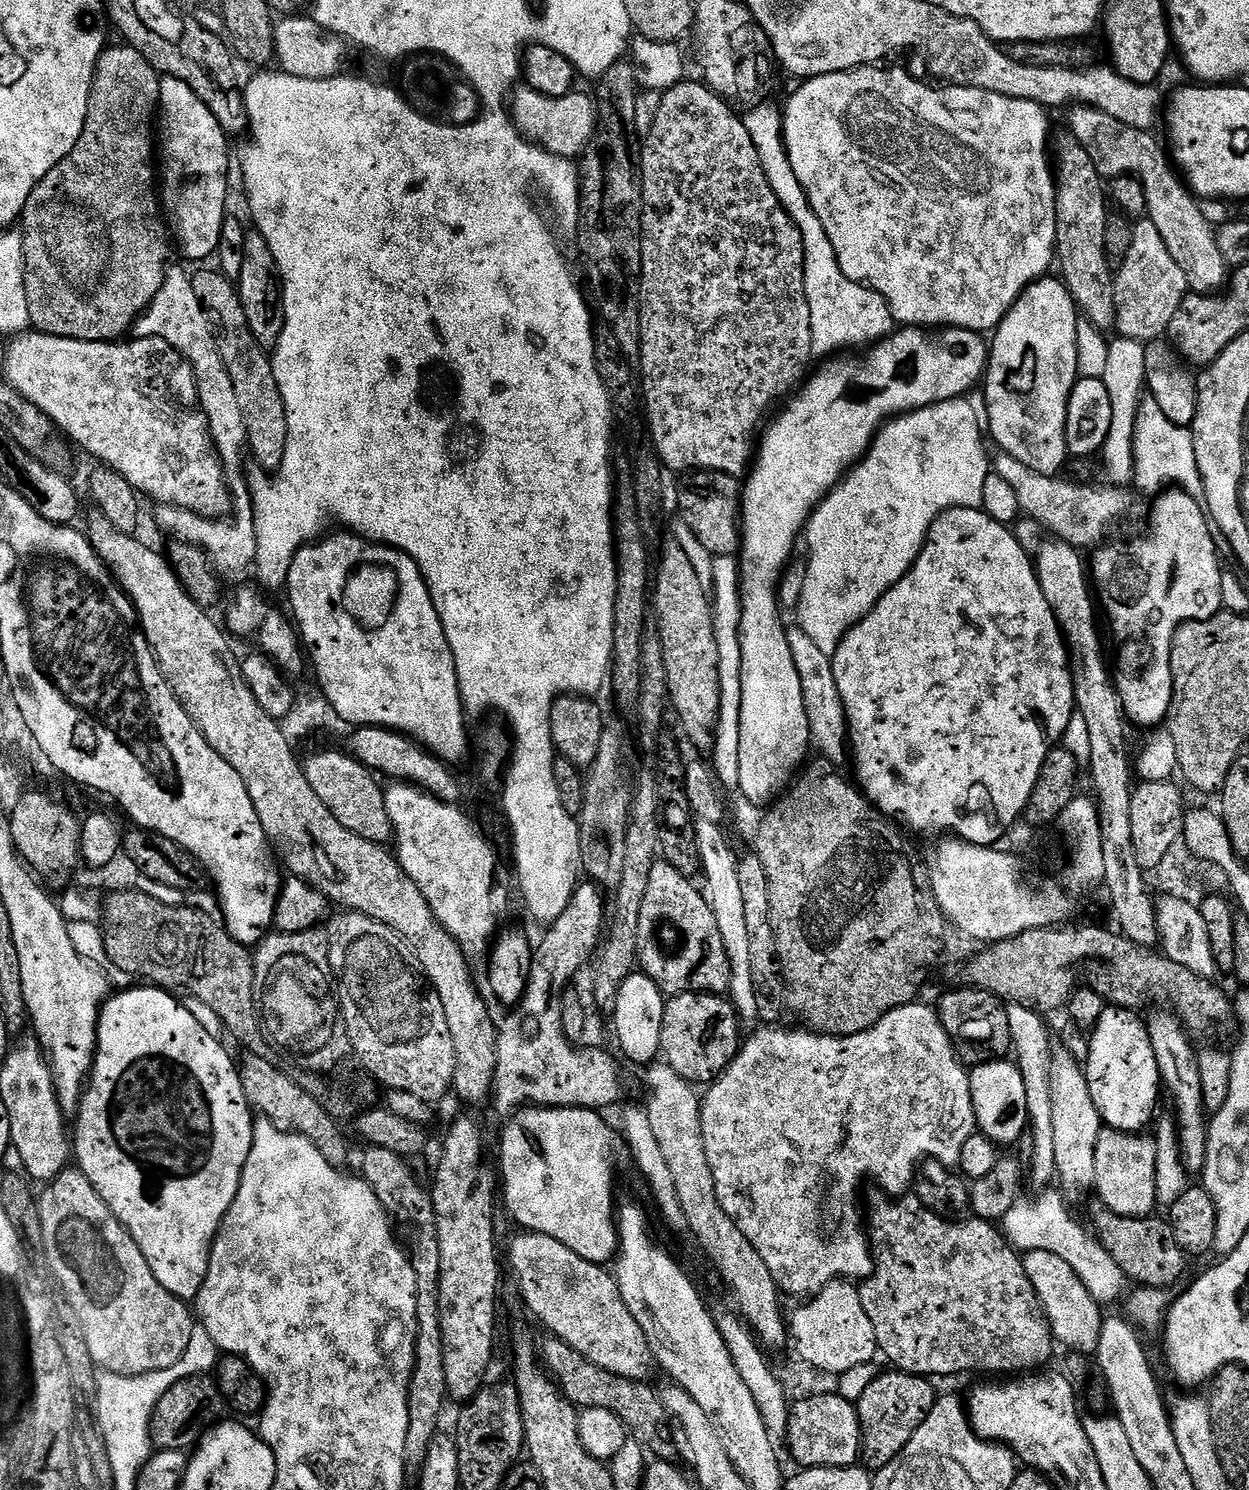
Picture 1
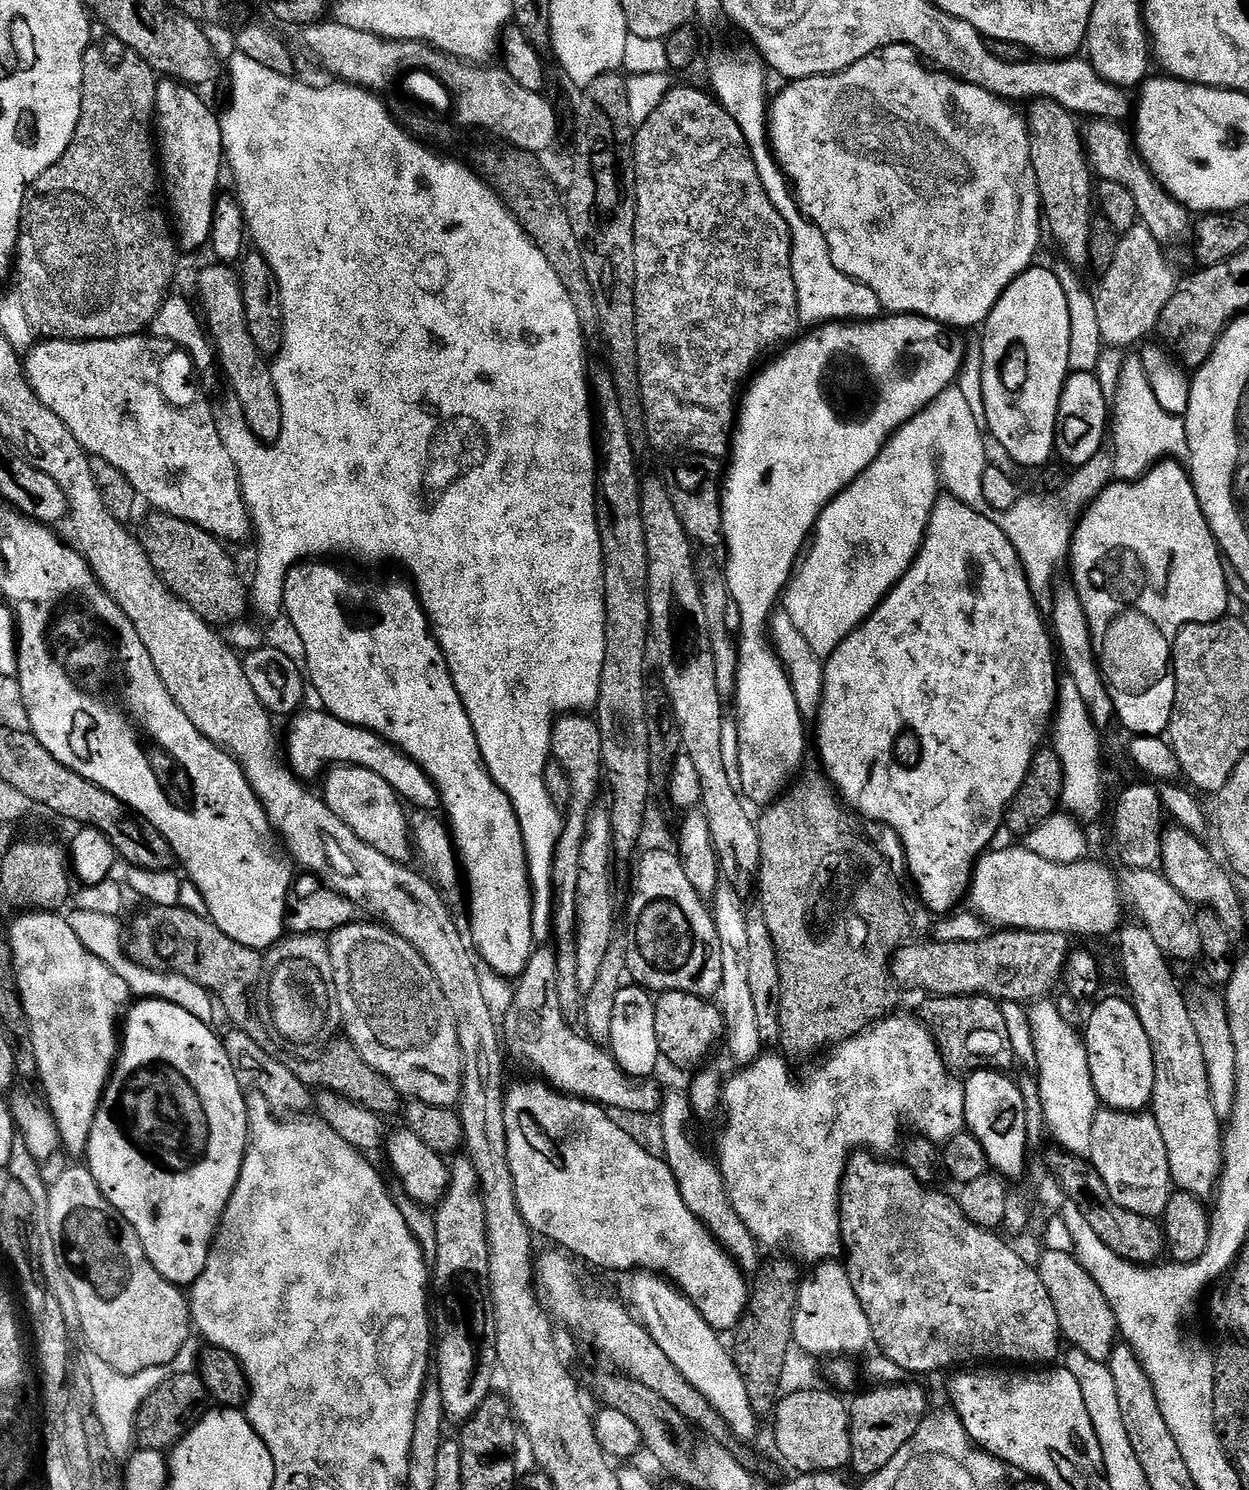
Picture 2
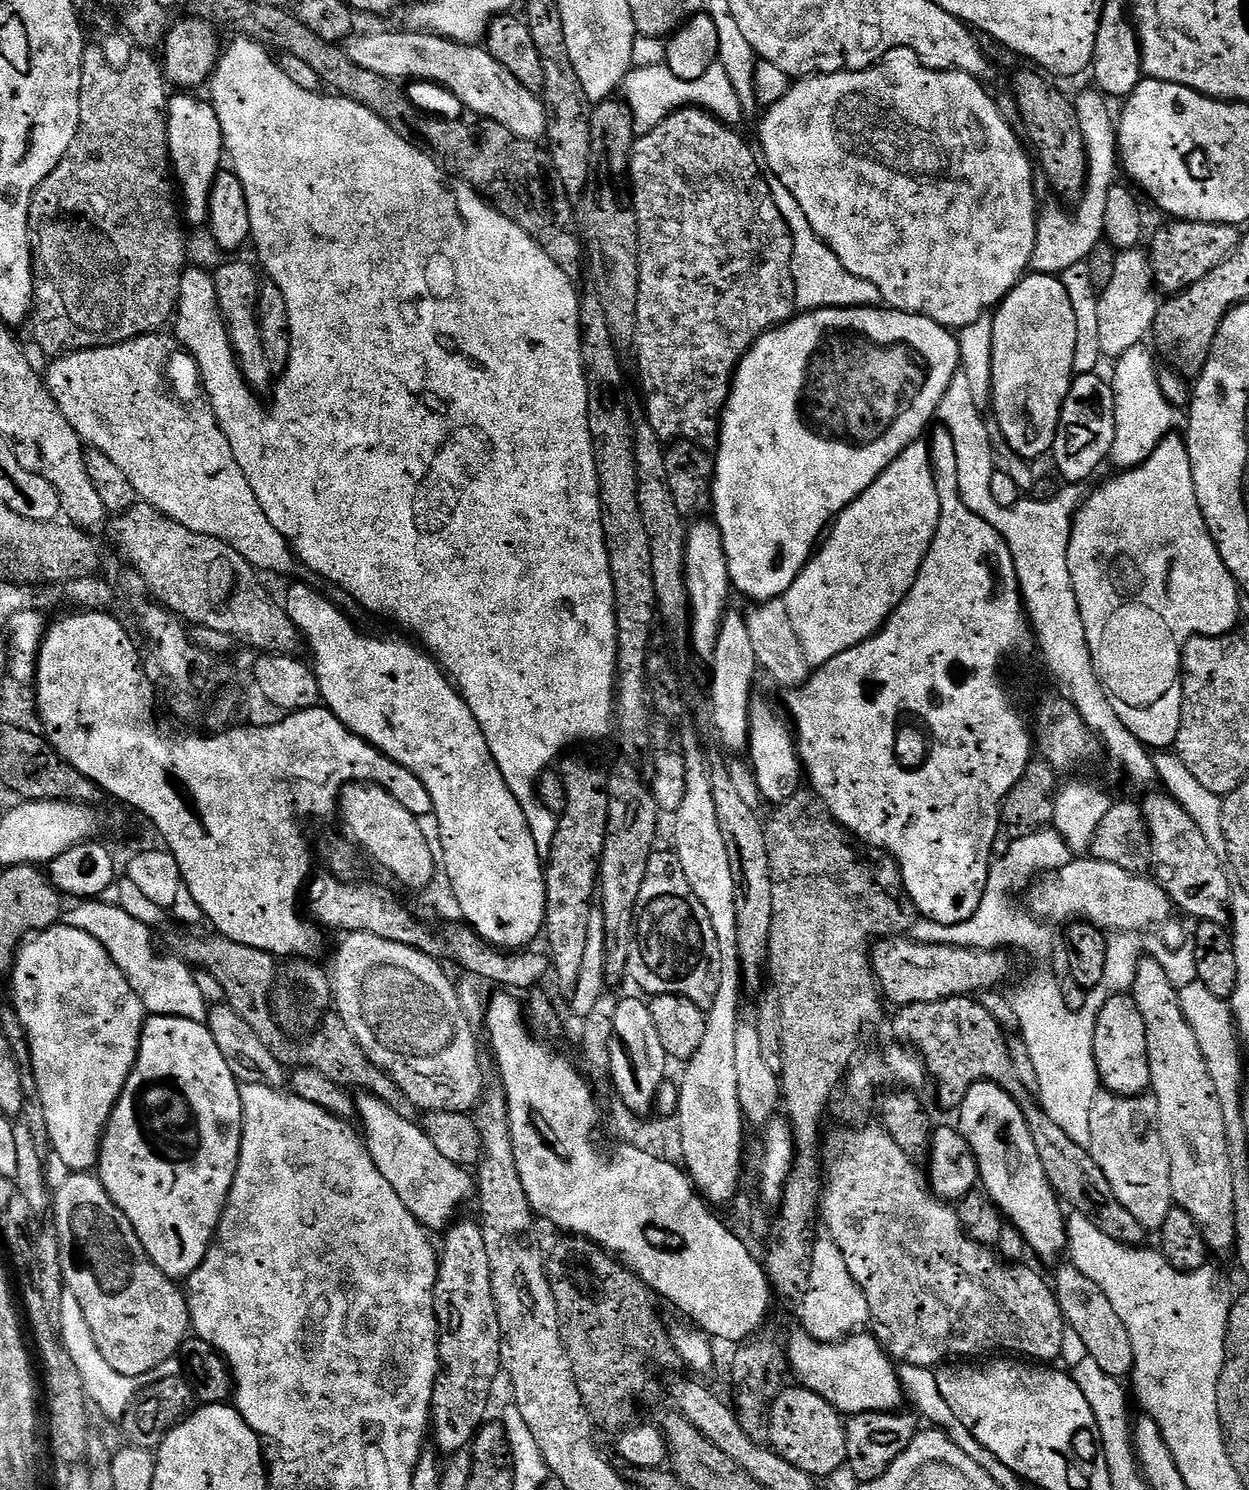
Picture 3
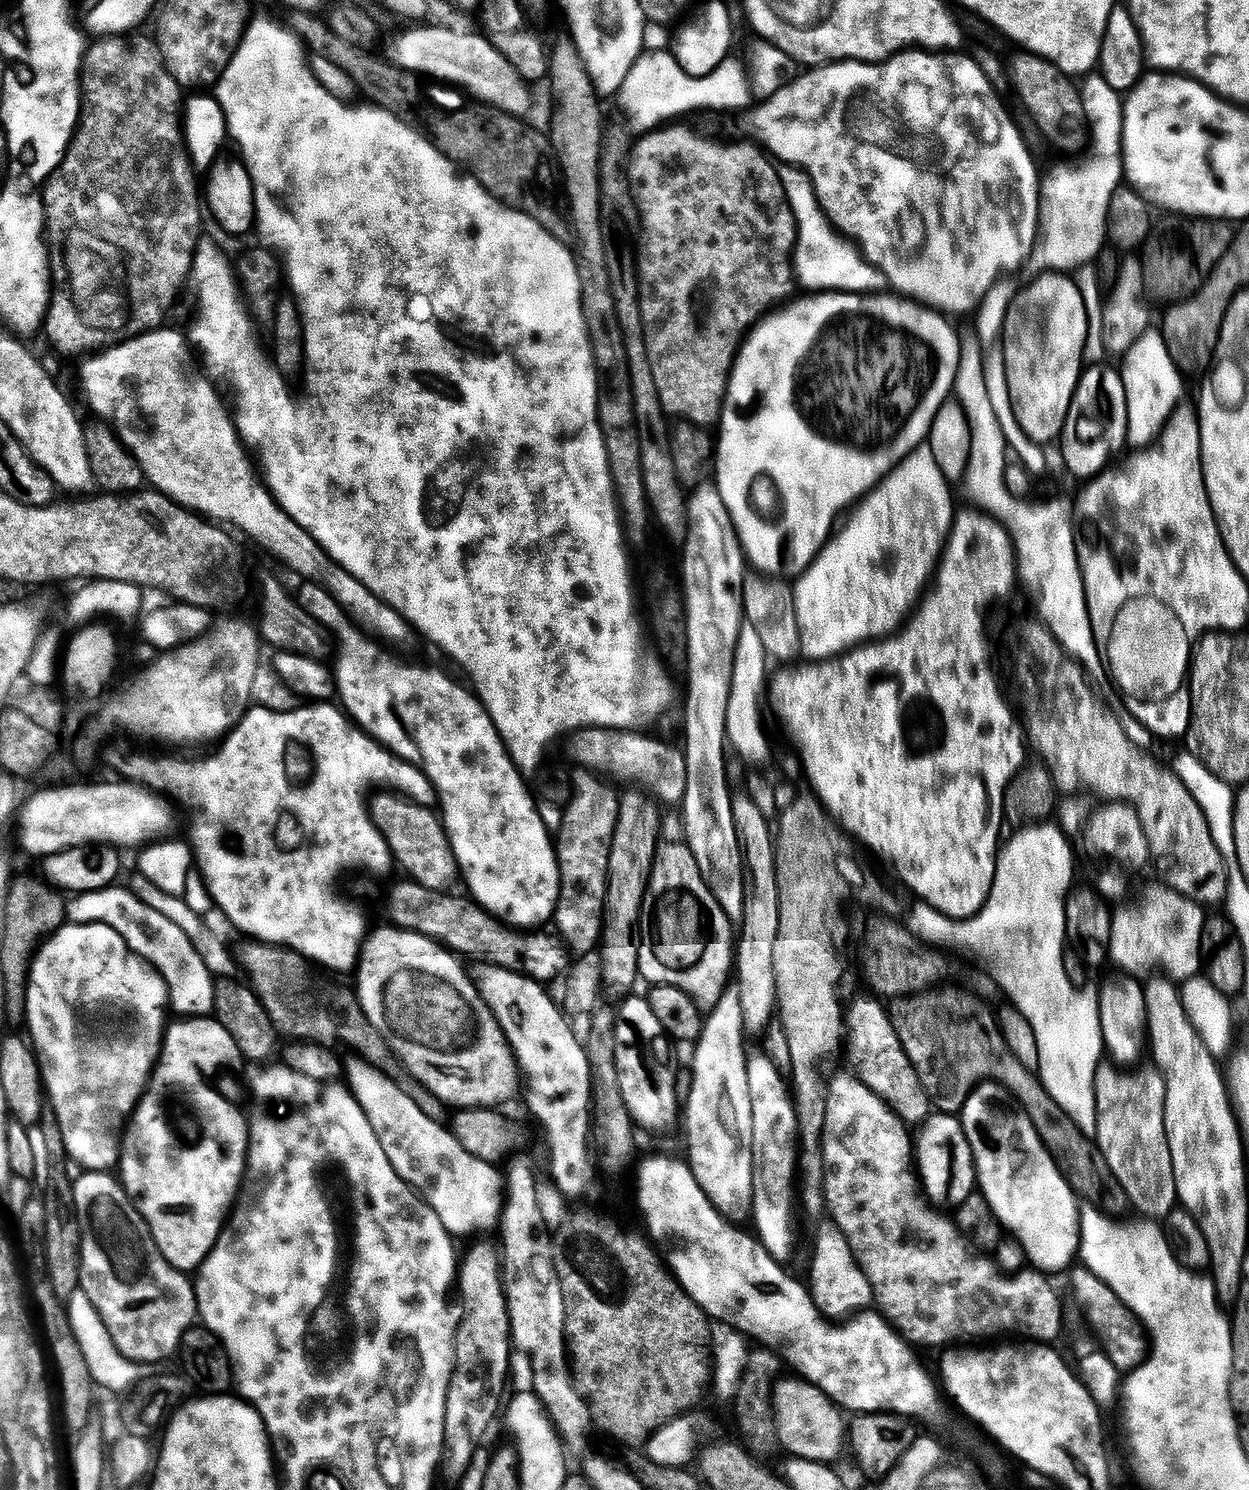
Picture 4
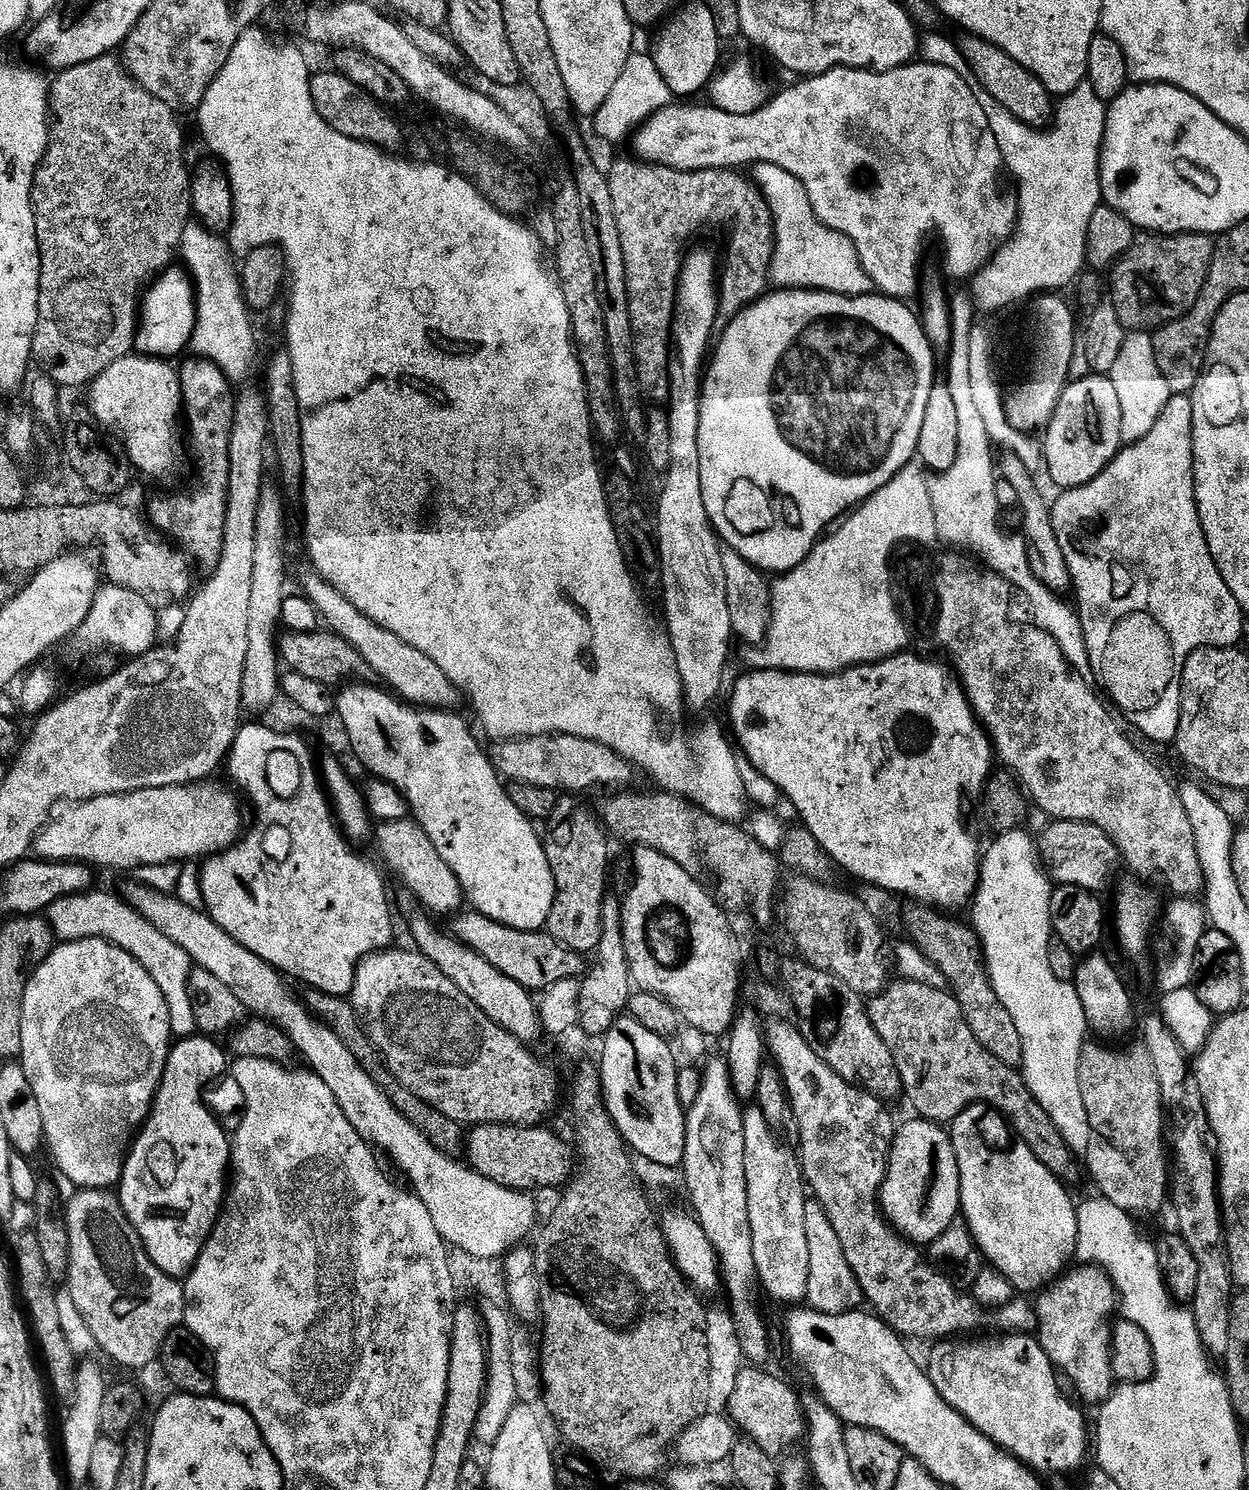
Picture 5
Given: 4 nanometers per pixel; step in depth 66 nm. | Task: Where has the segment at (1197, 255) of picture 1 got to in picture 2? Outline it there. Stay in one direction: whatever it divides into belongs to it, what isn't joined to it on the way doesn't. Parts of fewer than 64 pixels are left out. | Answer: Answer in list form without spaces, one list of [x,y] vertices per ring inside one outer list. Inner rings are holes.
[[[1096,120],[1085,137],[1085,145],[1092,161],[1093,171],[1107,183],[1125,186],[1134,194],[1137,203],[1140,221],[1147,226],[1154,238],[1165,248],[1178,245],[1182,240],[1191,237],[1194,220],[1188,209],[1177,202],[1173,196],[1156,181],[1136,147],[1133,135],[1123,129],[1117,121]]]

